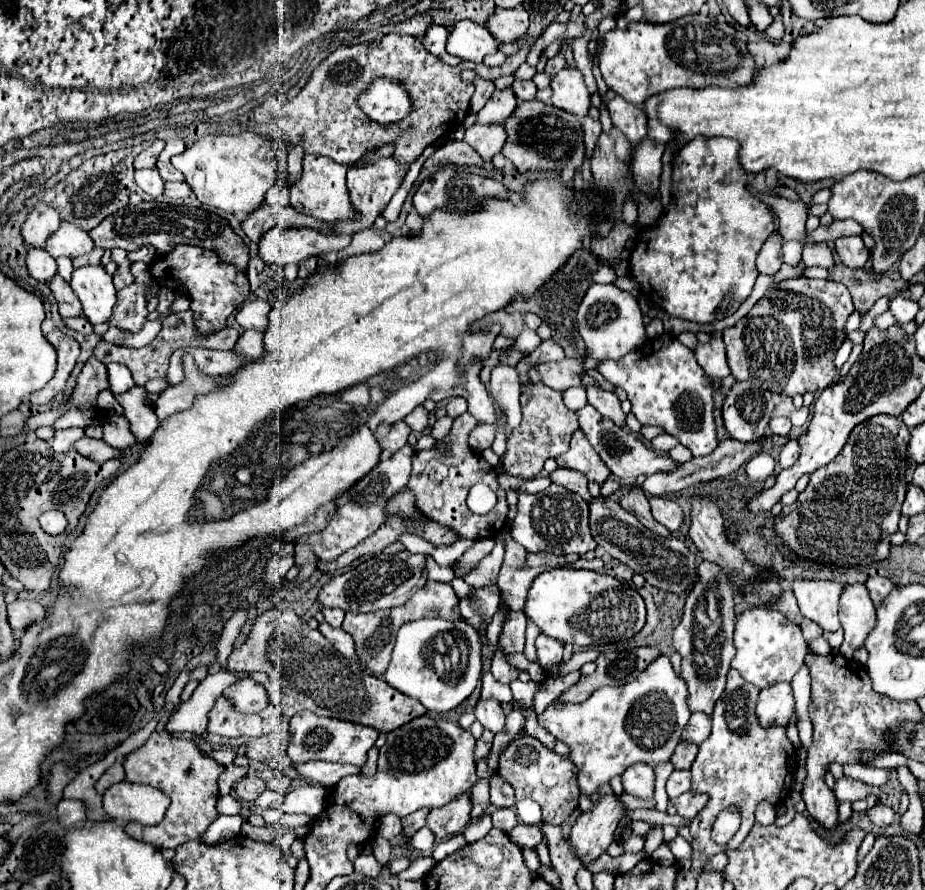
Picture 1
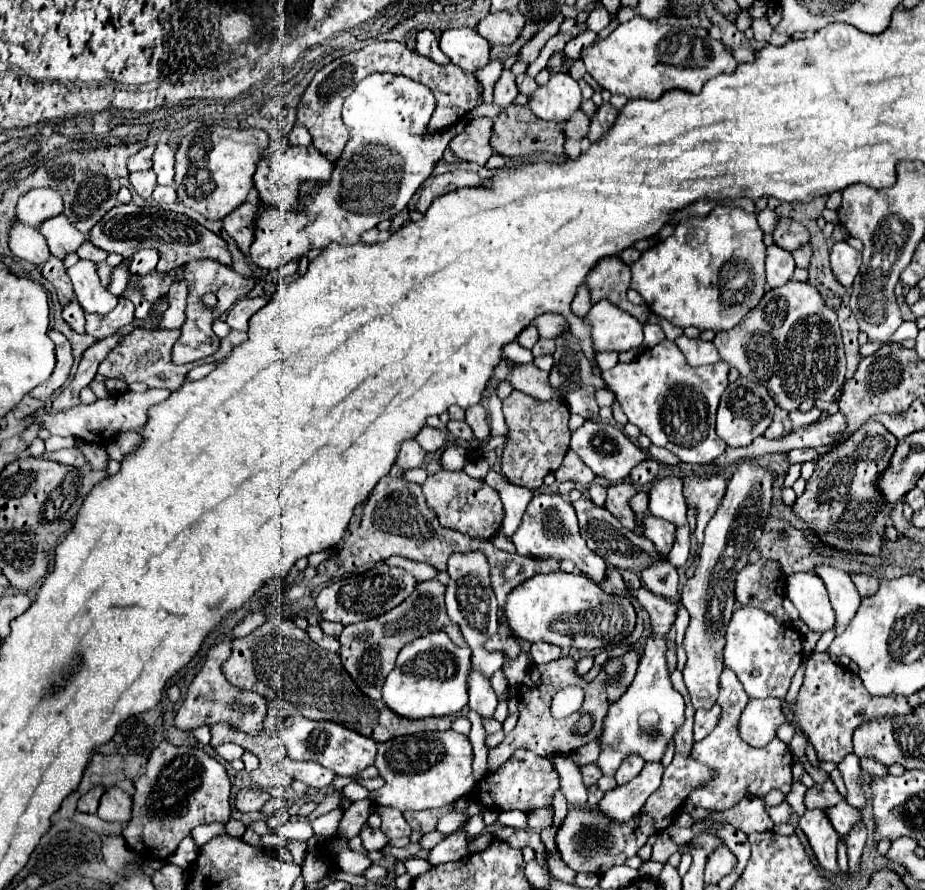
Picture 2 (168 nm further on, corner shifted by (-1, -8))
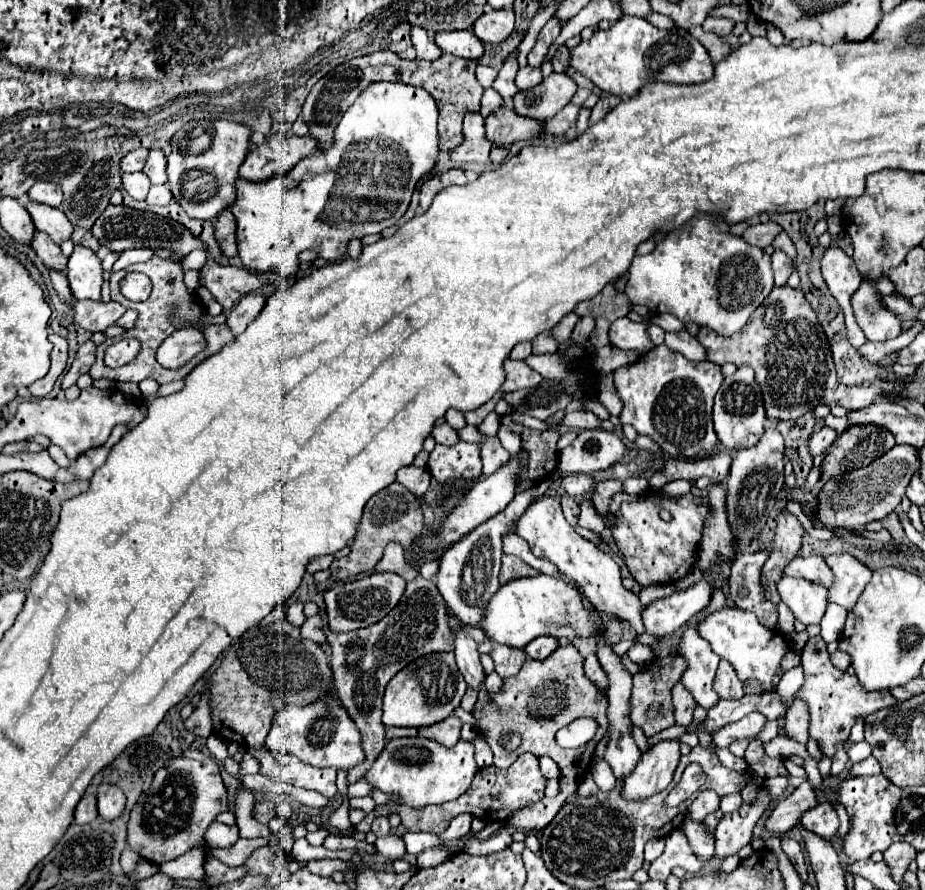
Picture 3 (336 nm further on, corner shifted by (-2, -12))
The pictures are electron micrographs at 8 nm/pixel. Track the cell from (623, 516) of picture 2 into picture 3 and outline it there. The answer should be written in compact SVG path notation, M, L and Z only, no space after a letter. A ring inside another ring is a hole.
M603 480L597 482L593 488L593 504L601 516L609 516L609 502L615 494L623 492L621 480Z

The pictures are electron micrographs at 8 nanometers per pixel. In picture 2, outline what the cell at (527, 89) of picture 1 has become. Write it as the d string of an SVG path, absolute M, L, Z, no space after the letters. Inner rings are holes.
M526 74L516 76L516 84L518 84L518 90L520 90L522 94L526 94L526 96L530 96L530 92L534 92L534 88L538 86L536 80L530 78L530 76L526 76Z

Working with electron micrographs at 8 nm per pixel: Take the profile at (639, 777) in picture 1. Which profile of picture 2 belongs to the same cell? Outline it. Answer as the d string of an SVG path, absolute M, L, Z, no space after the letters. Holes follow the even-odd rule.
M638 754L628 756L628 758L620 764L620 768L616 770L616 780L618 780L618 784L626 784L630 778L636 778L638 772L642 770L642 766L644 766L644 760L642 760Z

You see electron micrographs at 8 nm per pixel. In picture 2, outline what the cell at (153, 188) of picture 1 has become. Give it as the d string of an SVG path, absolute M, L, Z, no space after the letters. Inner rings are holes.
M144 170L144 172L132 172L130 174L130 184L132 188L146 200L152 196L152 190L156 186L156 176L154 176L154 170Z

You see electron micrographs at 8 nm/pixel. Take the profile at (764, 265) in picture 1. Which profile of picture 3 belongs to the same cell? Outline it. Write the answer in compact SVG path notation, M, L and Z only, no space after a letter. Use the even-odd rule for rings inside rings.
M779 250L773 252L771 262L773 262L773 272L775 272L775 286L785 286L789 274L793 270L793 262Z

